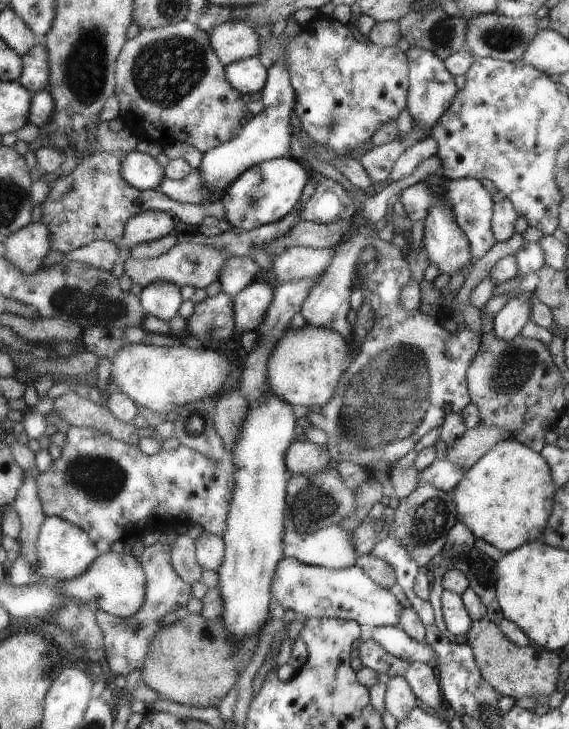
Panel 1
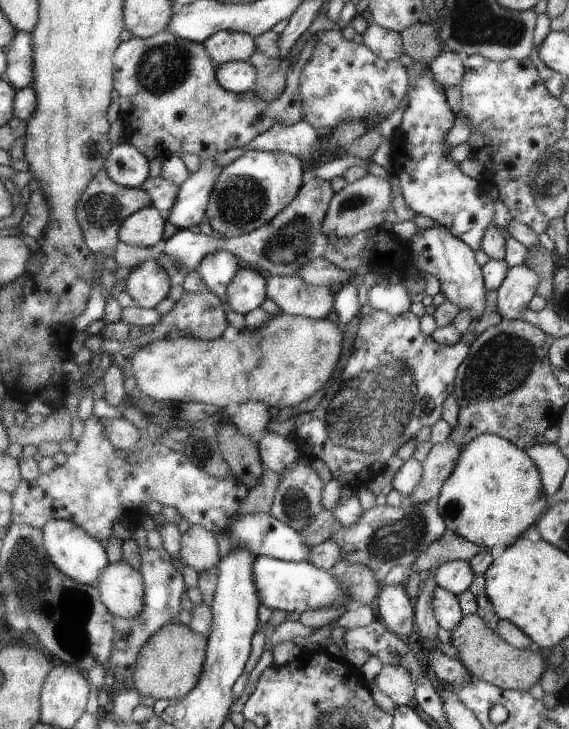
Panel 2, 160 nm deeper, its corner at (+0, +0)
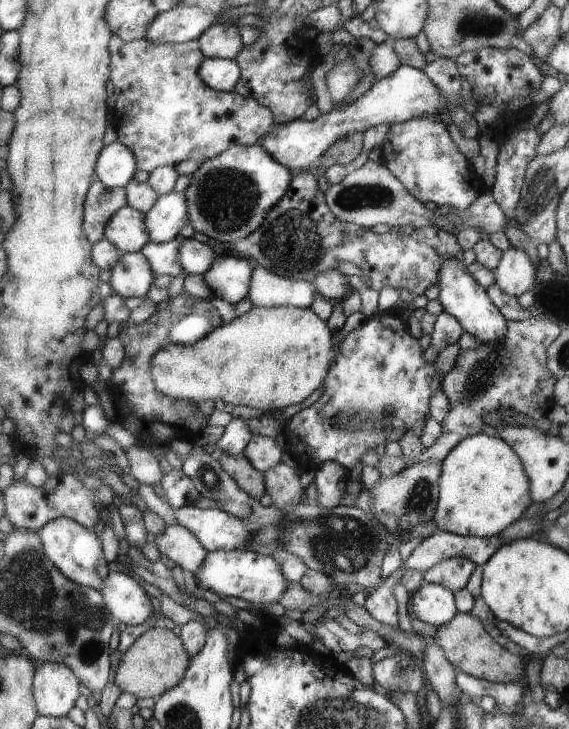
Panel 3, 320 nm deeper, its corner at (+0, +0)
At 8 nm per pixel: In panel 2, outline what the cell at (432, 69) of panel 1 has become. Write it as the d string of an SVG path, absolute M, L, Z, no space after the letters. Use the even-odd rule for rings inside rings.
M414 61L410 68L408 104L400 126L391 137L394 176L398 177L402 196L408 206L424 216L430 216L454 236L462 239L475 251L481 248L484 236L493 224L494 203L483 181L464 174L451 156L453 146L446 142L456 116L450 109L428 63Z

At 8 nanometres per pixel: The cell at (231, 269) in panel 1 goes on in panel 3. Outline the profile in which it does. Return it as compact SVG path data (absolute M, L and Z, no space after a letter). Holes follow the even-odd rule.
M192 237L182 241L178 247L178 256L184 273L203 276L210 270L211 264L218 255L208 244Z

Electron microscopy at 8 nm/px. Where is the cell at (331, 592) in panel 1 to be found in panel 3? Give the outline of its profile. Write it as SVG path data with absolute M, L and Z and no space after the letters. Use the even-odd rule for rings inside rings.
M244 549L209 551L200 568L193 574L196 586L221 597L234 596L251 603L272 603L292 583L282 574L281 566L270 555L259 555Z

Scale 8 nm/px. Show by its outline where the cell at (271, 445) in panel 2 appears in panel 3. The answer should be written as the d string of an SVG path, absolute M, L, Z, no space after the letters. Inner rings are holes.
M252 435L243 448L245 457L259 471L264 472L281 461L284 449L273 438L264 435Z

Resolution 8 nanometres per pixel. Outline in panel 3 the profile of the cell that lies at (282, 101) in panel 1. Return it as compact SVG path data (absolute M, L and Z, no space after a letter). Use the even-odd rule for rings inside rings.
M170 191L167 195L162 195L157 198L157 201L152 205L151 209L145 212L145 229L149 234L149 242L153 243L167 243L176 238L180 232L180 229L184 224L189 222L188 201L185 197L185 192L177 193Z

